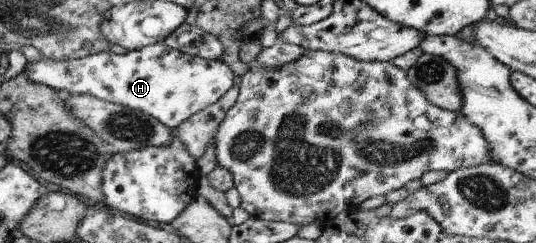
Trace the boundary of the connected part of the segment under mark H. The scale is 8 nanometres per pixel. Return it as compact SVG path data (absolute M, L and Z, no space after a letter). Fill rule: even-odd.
M163 43L133 49L122 55L105 51L73 60L42 58L27 62L24 73L31 82L48 86L54 91L73 95L88 94L141 111L172 130L188 116L213 104L225 94L234 77L222 61L180 53Z

